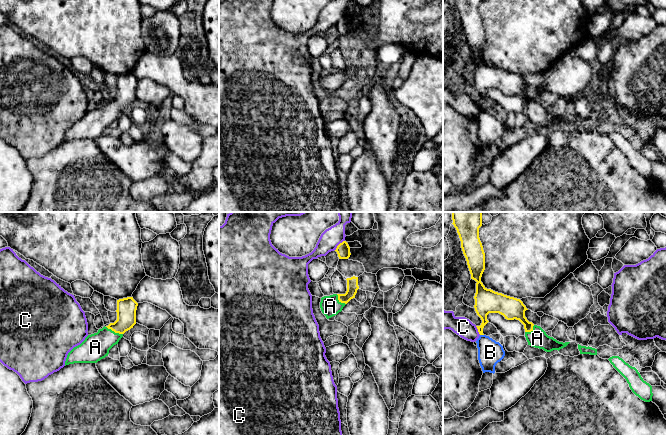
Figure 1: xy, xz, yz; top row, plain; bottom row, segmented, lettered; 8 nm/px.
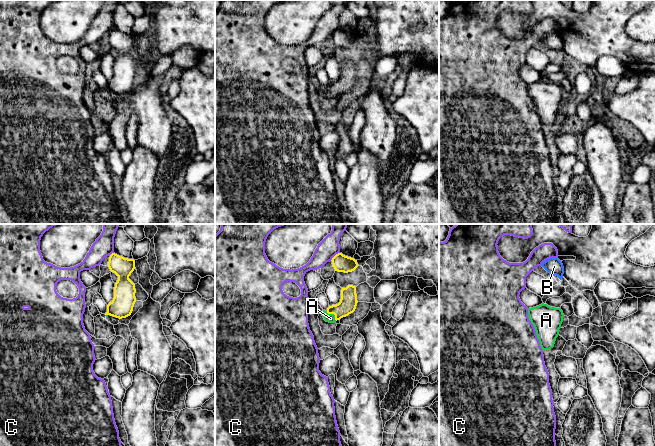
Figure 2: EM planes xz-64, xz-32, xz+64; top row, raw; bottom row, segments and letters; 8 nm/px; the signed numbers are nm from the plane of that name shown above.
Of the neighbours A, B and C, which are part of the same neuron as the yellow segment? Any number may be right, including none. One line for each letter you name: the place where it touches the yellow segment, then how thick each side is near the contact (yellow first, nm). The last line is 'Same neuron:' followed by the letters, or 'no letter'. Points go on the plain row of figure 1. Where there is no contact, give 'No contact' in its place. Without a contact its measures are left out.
A: Touches yellow at xy (114, 107). Thickness 160 nm (yellow) against 220 nm
Same neuron: A

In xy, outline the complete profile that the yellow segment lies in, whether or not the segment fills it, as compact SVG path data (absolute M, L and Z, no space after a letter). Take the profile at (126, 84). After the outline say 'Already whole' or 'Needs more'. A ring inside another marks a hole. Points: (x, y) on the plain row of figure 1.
M133 73L117 76L117 96L88 111L67 131L65 142L74 139L97 139L109 130L109 126L136 100L138 79Z. Needs more

